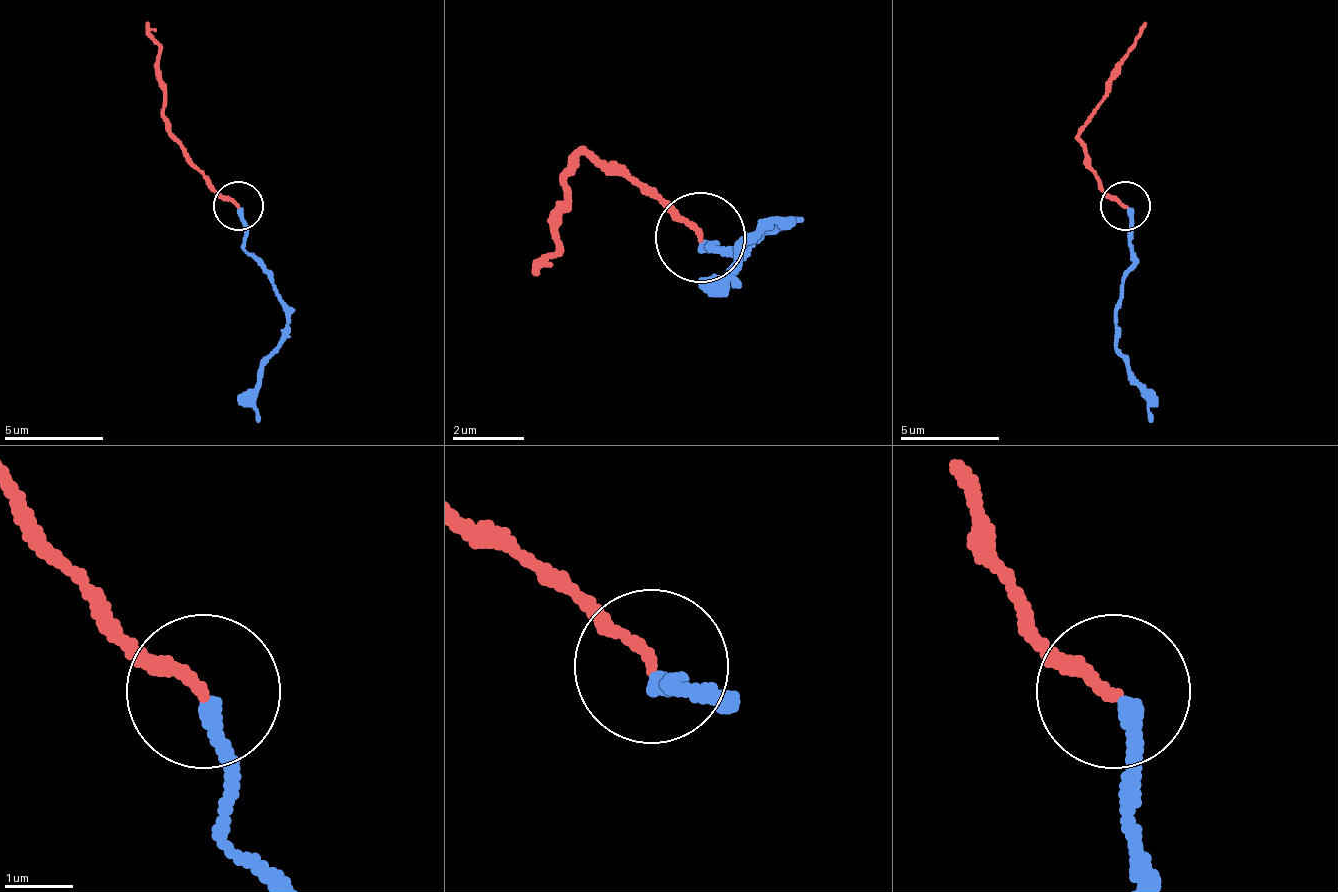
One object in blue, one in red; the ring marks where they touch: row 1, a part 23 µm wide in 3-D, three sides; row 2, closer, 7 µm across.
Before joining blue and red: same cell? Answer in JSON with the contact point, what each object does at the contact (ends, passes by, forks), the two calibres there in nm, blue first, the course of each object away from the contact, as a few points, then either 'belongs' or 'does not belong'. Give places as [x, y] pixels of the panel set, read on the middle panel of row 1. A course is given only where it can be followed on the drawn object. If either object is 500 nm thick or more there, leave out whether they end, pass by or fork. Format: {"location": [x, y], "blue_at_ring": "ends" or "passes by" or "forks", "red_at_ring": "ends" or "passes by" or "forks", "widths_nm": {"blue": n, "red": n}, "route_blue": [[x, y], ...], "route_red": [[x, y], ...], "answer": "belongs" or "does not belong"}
{"location": [700, 237], "blue_at_ring": "ends", "red_at_ring": "ends", "widths_nm": {"blue": 240, "red": 170}, "route_blue": [[698, 244], [716, 244], [788, 217], [734, 262], [743, 289]], "route_red": [[698, 235], [644, 190], [581, 154], [536, 271]], "answer": "belongs"}

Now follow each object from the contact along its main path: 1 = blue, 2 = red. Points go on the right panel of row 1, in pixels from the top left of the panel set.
1: (1129, 207), (1129, 251), (1114, 316), (1114, 341), (1154, 420)
2: (1124, 207), (1099, 182), (1079, 132), (1144, 23)

